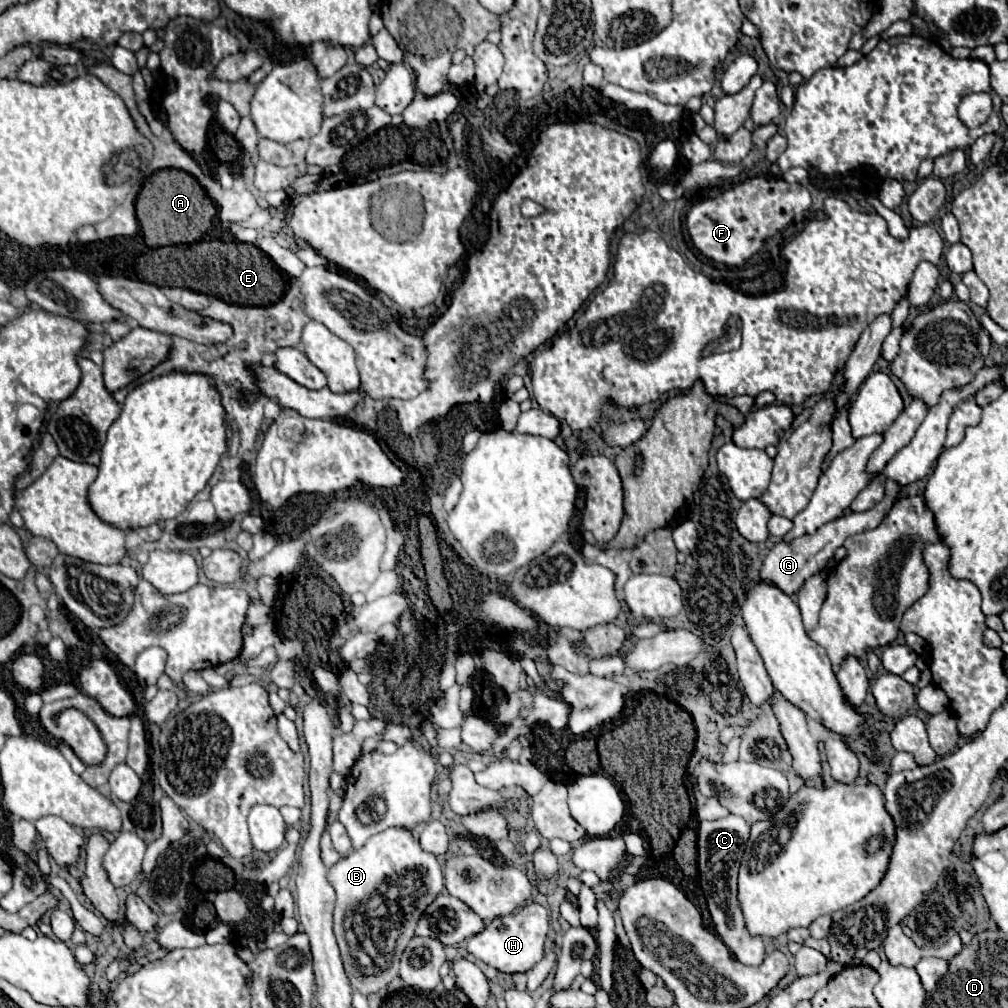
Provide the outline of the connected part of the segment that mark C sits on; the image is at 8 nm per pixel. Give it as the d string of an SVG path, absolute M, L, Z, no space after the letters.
M729 814L727 818L713 820L713 822L701 822L697 830L697 850L699 850L699 878L701 888L705 892L705 900L709 906L709 914L713 918L715 930L721 936L721 940L727 944L727 948L733 952L733 956L749 966L757 966L763 962L765 946L761 938L753 938L749 930L745 930L745 920L741 914L741 904L737 902L737 870L743 860L745 844L749 840L749 824Z

